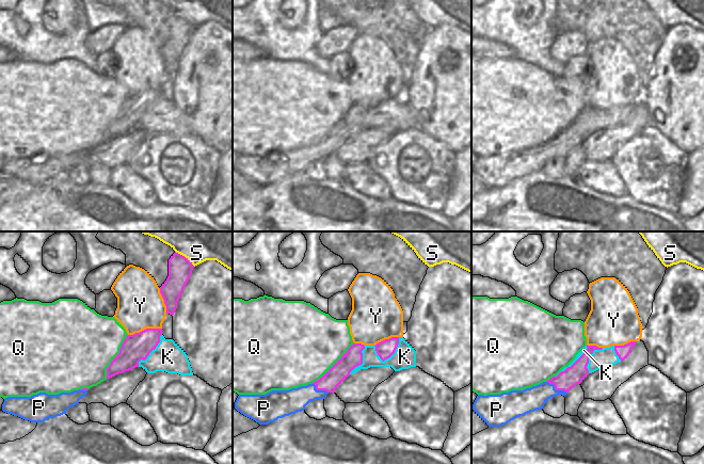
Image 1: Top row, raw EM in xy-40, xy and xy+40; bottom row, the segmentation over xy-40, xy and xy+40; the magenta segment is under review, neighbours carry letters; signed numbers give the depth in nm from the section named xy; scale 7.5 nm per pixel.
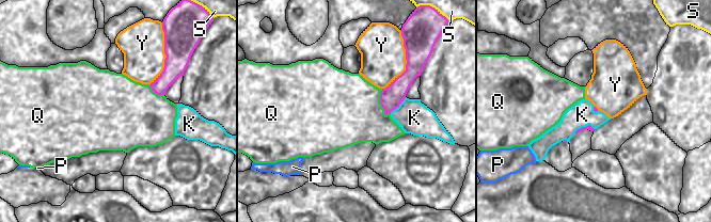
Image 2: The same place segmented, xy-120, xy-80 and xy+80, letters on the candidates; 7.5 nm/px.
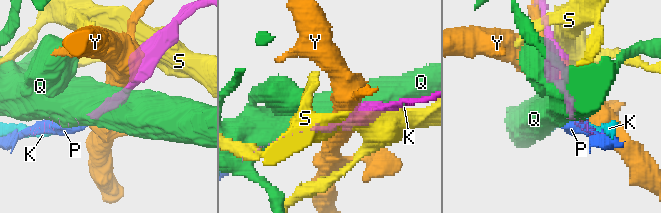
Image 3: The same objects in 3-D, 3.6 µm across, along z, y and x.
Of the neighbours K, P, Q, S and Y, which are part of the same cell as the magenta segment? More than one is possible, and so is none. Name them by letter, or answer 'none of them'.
P

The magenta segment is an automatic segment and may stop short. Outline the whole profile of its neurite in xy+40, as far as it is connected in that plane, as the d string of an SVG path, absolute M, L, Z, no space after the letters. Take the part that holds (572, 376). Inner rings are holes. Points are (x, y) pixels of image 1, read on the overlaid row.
M587 346L587 351L571 367L537 386L500 395L478 395L471 409L489 427L500 427L519 416L542 410L551 397L565 397L571 388L587 378L589 357L594 350L602 349Z

